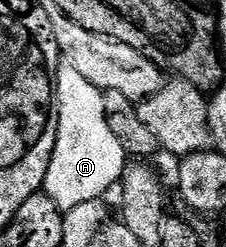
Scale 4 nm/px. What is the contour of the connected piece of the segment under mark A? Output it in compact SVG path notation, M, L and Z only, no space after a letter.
M59 63L56 77L56 119L58 137L48 166L44 191L63 212L82 202L101 200L110 187L122 179L128 157L120 138L108 126L107 97L102 89L92 86L76 66Z

